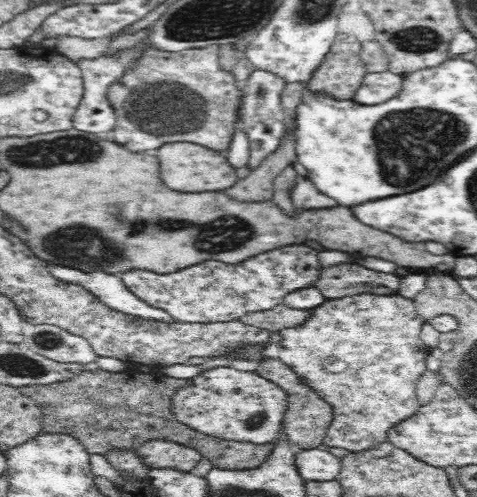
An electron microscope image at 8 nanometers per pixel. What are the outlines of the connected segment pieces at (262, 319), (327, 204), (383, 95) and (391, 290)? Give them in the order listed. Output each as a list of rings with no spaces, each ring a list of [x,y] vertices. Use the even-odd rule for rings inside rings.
[[[279,304],[258,312],[248,313],[241,317],[245,323],[257,328],[280,333],[285,329],[296,329],[302,326],[313,314],[313,309],[302,310]]]
[[[301,175],[295,176],[293,185],[287,192],[290,205],[297,213],[306,213],[307,211],[322,212],[338,207],[334,200],[330,200],[330,198],[318,193],[310,180]]]
[[[388,70],[368,73],[362,78],[360,87],[354,92],[350,101],[359,105],[374,105],[384,102],[397,93],[401,77]]]
[[[358,264],[352,266],[336,266],[318,273],[313,285],[330,299],[339,299],[345,296],[364,294],[394,295],[397,292],[400,277],[392,274],[378,274],[366,270]]]

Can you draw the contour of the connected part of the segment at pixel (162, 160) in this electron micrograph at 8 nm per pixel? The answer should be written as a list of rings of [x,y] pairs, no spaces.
[[[188,142],[164,144],[156,150],[158,158],[158,178],[160,182],[176,192],[218,192],[222,188],[230,188],[234,184],[234,170],[226,166],[224,156],[214,154],[202,146],[194,146]]]

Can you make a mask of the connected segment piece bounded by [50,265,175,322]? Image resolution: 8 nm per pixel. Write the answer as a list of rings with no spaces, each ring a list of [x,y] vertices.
[[[50,265],[52,274],[64,282],[79,284],[92,291],[108,308],[134,317],[146,320],[175,322],[174,317],[167,312],[150,306],[132,294],[118,274],[98,272],[83,272],[76,268]]]

